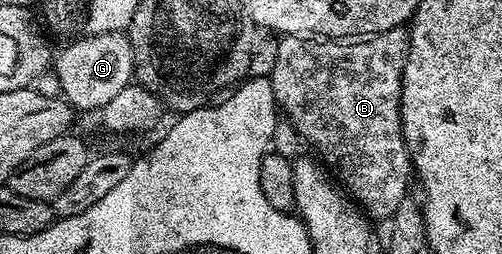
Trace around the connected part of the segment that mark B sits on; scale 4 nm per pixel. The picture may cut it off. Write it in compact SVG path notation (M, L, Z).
M393 27L371 39L333 39L330 35L311 34L283 35L276 44L278 52L275 68L268 76L274 90L275 103L284 115L286 111L285 118L301 138L319 151L317 154L324 160L325 166L337 176L341 186L359 208L371 220L389 220L396 213L400 201L407 198L406 175L408 179L412 171L410 154L406 152L406 142L402 136L400 113L402 70L406 64L406 50L410 48L407 28Z

